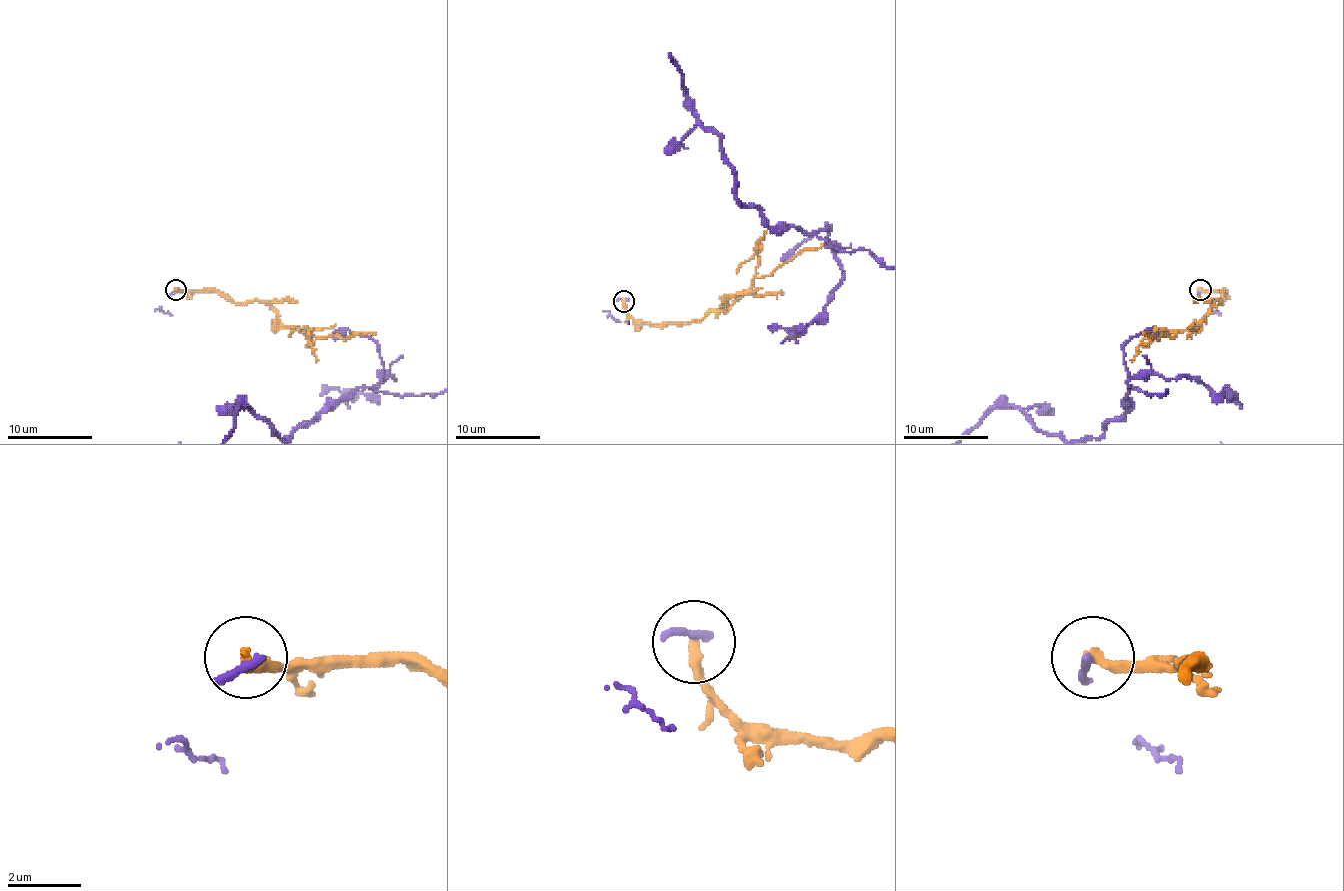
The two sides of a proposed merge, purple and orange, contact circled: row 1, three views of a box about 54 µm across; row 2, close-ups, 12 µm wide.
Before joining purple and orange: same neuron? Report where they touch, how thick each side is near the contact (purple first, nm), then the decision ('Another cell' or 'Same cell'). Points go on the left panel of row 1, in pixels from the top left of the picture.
Place: (176, 289). Thickness 260 nm (purple) against 280 nm. Another cell

